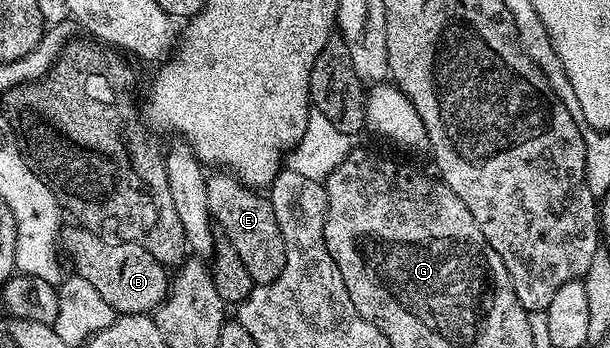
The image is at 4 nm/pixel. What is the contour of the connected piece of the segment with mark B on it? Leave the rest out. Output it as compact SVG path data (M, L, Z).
M79 224L65 229L62 234L62 250L68 253L72 261L72 270L82 280L88 280L94 286L98 296L117 315L148 314L168 297L170 285L169 271L146 248L133 242L113 240L103 234L94 234Z

